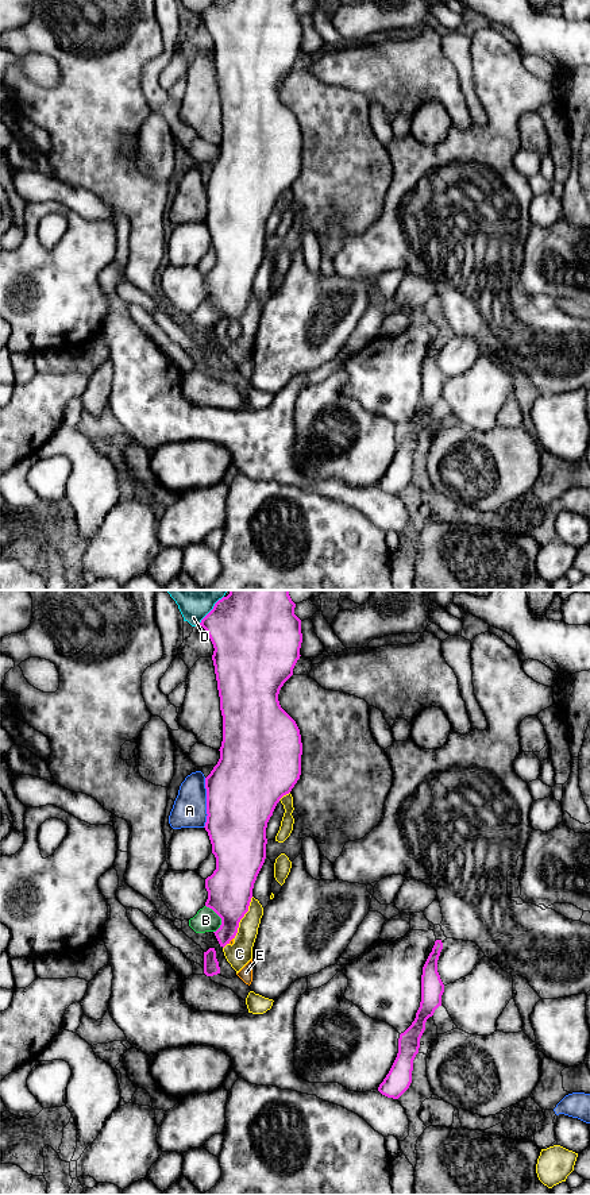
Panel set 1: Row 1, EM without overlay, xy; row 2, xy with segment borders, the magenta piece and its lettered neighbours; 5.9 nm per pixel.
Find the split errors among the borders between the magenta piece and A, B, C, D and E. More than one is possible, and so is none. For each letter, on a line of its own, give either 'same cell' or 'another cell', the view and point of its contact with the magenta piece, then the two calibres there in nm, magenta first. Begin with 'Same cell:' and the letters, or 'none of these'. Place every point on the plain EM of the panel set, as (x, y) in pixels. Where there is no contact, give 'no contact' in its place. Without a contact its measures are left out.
Same cell: none of these
A: another cell; contact xy (207, 197); calibres 440 and 200 nm
B: another cell; contact xy (220, 312); calibres 280 and 140 nm
C: another cell; contact xy (242, 312); calibres 280 and 150 nm
D: another cell; contact xy (207, 10); calibres 360 and 110 nm
E: another cell; contact xy (231, 334); calibres 240 and 20 nm

